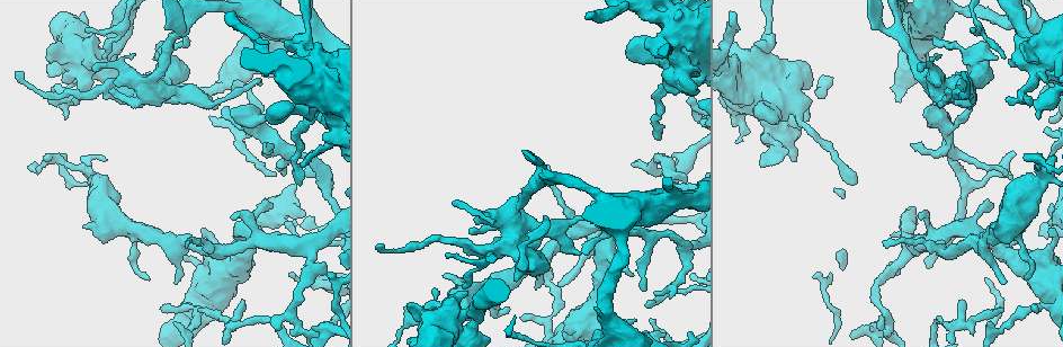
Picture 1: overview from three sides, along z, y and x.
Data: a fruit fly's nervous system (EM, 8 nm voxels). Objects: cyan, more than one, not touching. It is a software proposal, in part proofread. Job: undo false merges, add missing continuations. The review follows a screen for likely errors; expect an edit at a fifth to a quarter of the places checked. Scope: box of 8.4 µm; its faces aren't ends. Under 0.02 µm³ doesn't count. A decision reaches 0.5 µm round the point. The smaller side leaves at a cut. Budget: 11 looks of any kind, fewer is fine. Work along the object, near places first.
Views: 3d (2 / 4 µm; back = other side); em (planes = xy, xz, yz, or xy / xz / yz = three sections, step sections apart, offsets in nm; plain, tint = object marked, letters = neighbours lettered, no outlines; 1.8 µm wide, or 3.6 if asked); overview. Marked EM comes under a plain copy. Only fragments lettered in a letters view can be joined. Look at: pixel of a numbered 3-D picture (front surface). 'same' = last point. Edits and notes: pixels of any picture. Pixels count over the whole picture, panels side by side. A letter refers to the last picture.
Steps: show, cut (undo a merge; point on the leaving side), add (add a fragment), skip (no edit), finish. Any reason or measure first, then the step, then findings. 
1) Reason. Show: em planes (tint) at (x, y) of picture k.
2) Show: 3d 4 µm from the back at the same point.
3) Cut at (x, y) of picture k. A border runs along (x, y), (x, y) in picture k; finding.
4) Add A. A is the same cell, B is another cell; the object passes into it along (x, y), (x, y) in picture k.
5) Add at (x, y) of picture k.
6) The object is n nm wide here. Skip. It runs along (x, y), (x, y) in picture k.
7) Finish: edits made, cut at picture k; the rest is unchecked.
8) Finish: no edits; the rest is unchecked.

Closes a loop. Show: 3d 4 µm at (1041, 67) of picture 1.

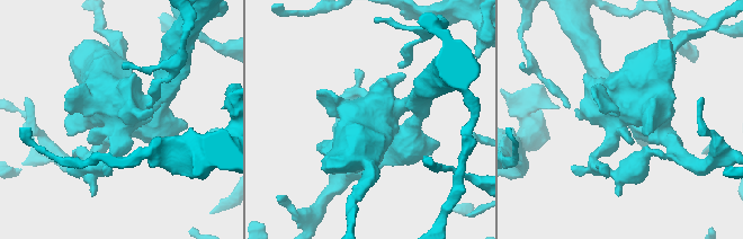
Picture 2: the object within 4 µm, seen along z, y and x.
Shape alone is not enough. Show: em 3.6 µm yz step 4 (tint) at (623, 120) of picture 2.

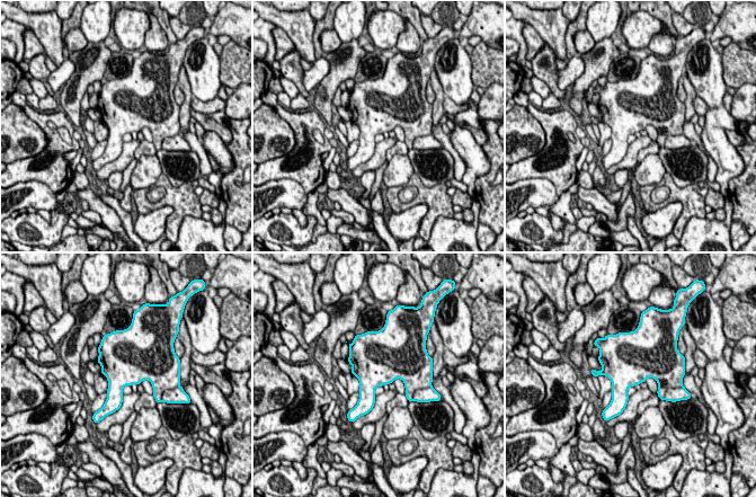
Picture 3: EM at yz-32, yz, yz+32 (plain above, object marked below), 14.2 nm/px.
Show: em 3.6 µm planes (letters) at the same point.

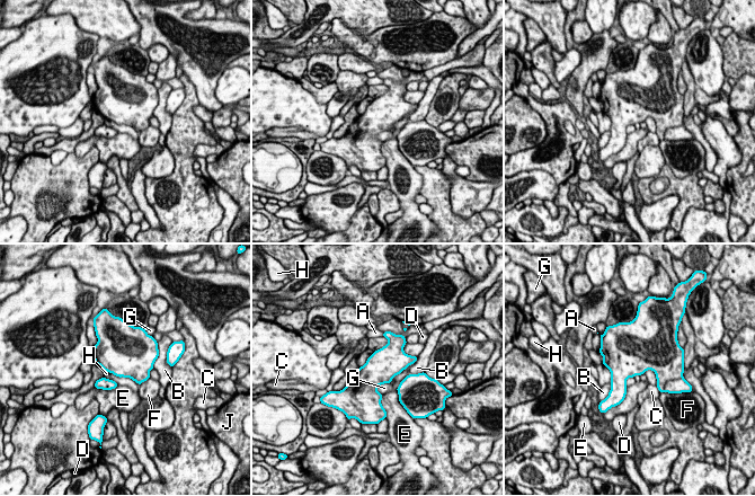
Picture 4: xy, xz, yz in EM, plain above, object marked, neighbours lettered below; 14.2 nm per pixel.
Skip. A, B, C, D, E, F, G, H and J are other cells; a border runs along (105, 370), (139, 384) in picture 4; all the same neuron.

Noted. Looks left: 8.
Thin arm on a thick one. Show: em planes (letters) at (92, 180) of picture 1.

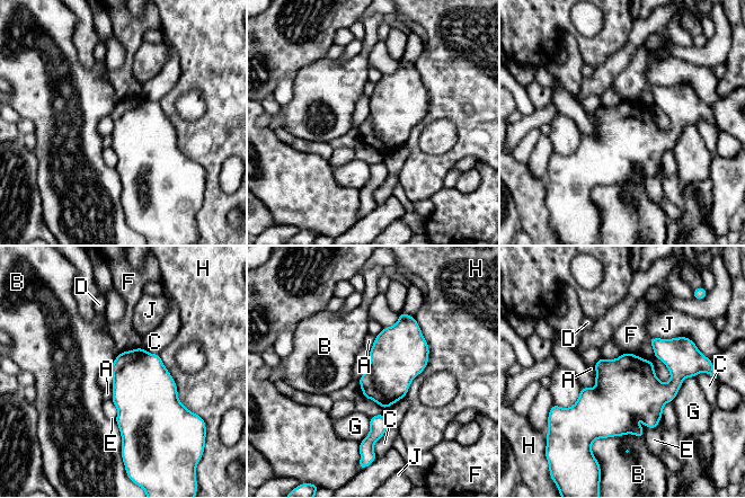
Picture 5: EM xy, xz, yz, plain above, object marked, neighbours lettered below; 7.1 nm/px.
Skip. A, B, C, D, E, F, G, H and J are other cells; a border runs along (642, 437), (624, 434), (592, 443) in picture 5; all the same neuron.

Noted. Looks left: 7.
Sudden change in width. Show: 3d 2 µm at (890, 332) of picture 1.

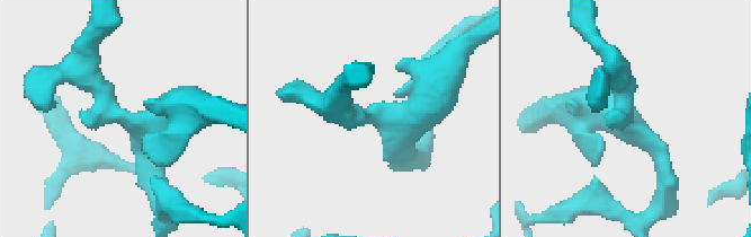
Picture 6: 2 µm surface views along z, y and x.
Shape alone is not enough. Show: em yz step 8 (letters) at (400, 116) of picture 6.

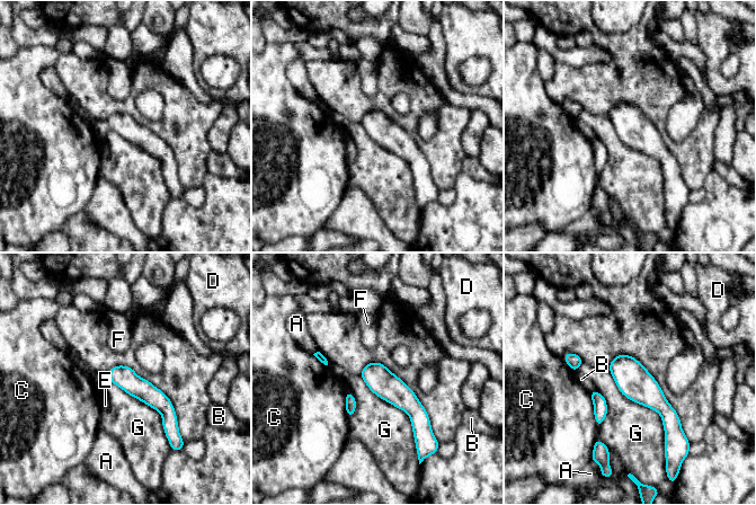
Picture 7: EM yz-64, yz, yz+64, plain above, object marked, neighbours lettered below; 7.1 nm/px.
Cut it another way. Show: em planes (letters) at the same point.

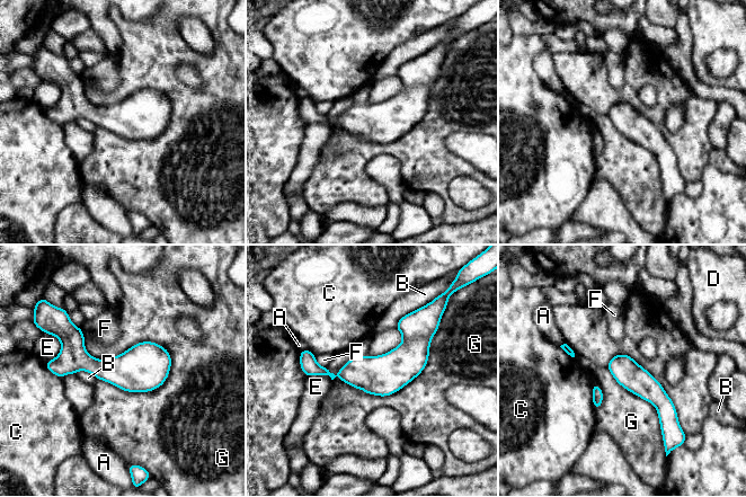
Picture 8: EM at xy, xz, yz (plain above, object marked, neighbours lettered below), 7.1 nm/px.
The longest contact is with G, 550 nm. Skip. A, B, C, D, E, F and G are other cells; a border runs along (171, 356), (152, 390), (97, 380) in picture 8; continuous, no second neuron.

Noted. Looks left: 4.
Thin end. Show: 3d 4 µm at (242, 302) of picture 1.

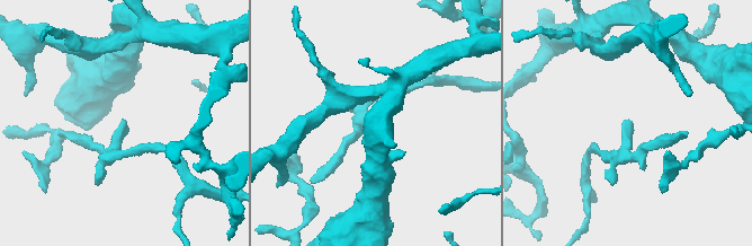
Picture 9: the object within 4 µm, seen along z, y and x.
Shape alone is not enough. Show: em yz step 4 (letters) at (122, 118) of picture 9.

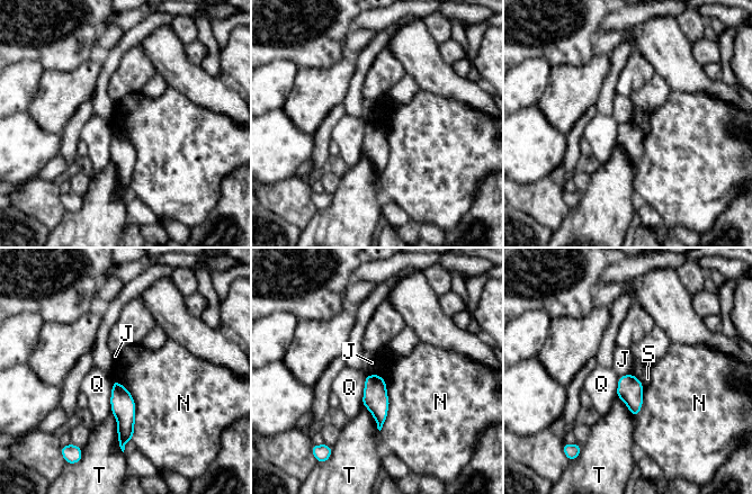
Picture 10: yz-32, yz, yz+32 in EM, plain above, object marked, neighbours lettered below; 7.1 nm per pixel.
The longest contact is with N, 440 nm. Skip. J, N, Q, S and T are other cells; a border runs along (114, 379), (134, 401), (133, 438) in picture 10; no lettered fragment goes on from it.

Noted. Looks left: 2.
Finish: no edits; the rest is unchecked.

